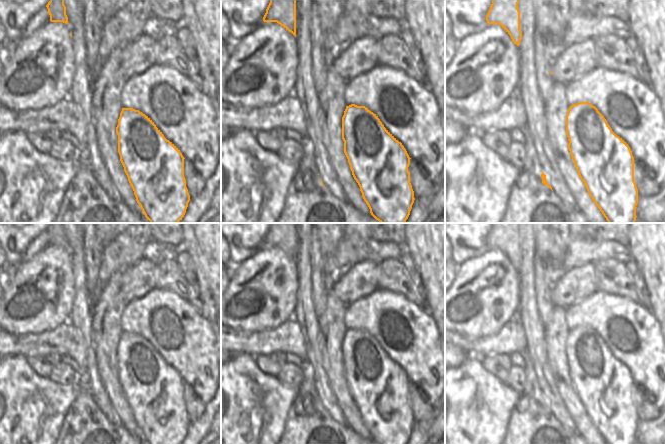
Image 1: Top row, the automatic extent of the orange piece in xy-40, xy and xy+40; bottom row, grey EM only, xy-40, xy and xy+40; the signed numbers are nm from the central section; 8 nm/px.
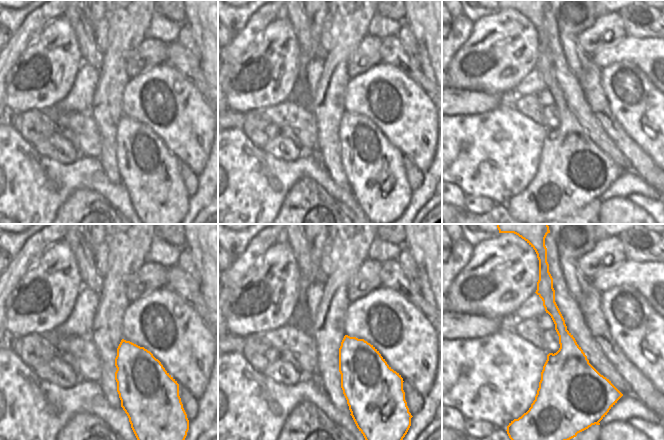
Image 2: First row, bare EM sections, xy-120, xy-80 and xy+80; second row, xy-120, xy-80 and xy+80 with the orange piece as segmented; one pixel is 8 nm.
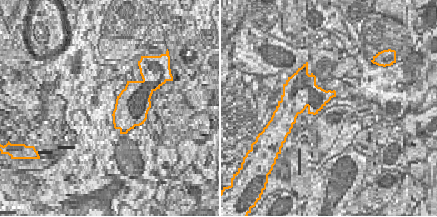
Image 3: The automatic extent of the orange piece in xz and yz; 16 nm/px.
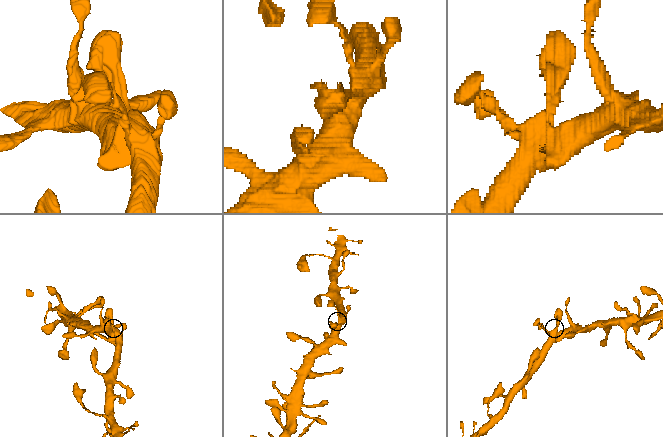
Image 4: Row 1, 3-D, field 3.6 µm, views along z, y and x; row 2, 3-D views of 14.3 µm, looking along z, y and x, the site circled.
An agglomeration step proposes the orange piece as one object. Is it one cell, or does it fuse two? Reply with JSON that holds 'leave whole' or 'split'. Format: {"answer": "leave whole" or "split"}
{"answer": "split"}

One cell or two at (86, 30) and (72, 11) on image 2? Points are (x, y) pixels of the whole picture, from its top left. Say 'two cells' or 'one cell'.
one cell

